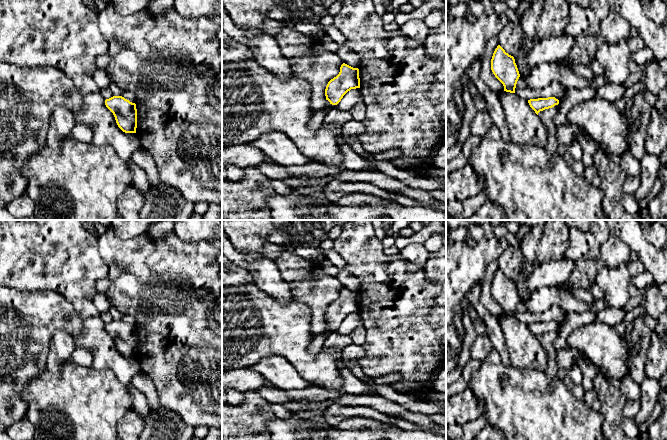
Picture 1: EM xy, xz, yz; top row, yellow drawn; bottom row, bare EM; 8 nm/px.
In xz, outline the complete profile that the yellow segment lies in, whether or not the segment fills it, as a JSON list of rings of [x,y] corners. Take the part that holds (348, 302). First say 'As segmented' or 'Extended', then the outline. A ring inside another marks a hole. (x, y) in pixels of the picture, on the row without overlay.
As segmented. [[[343,287],[339,298],[326,310],[326,324],[332,329],[337,329],[348,315],[356,312],[360,312],[359,293]]]

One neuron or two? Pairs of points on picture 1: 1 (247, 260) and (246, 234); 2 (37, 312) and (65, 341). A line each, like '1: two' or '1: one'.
1: two
2: two

